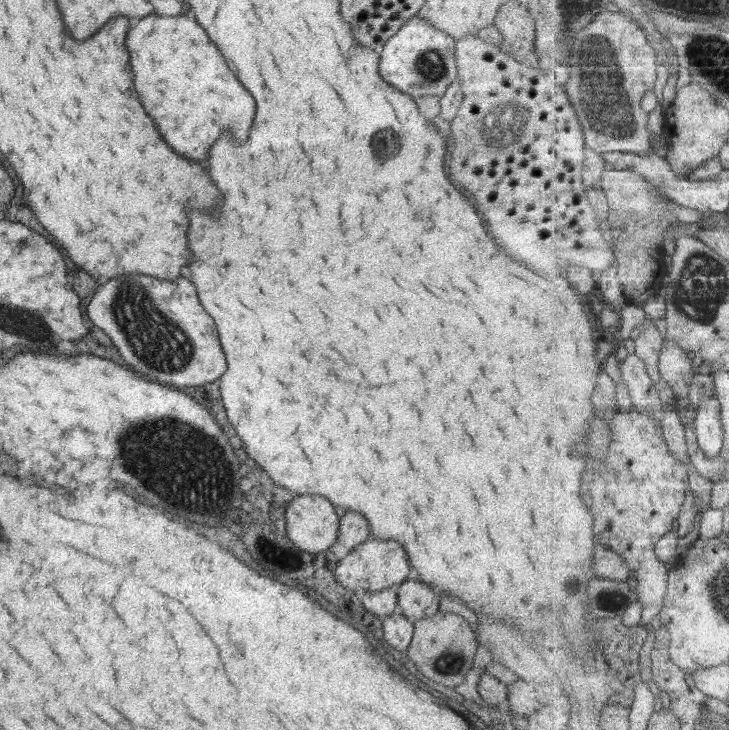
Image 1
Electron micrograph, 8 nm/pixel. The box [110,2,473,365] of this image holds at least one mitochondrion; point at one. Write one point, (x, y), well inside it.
(432, 64)

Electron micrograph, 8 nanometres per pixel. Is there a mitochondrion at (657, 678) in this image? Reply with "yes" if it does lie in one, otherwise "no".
no

